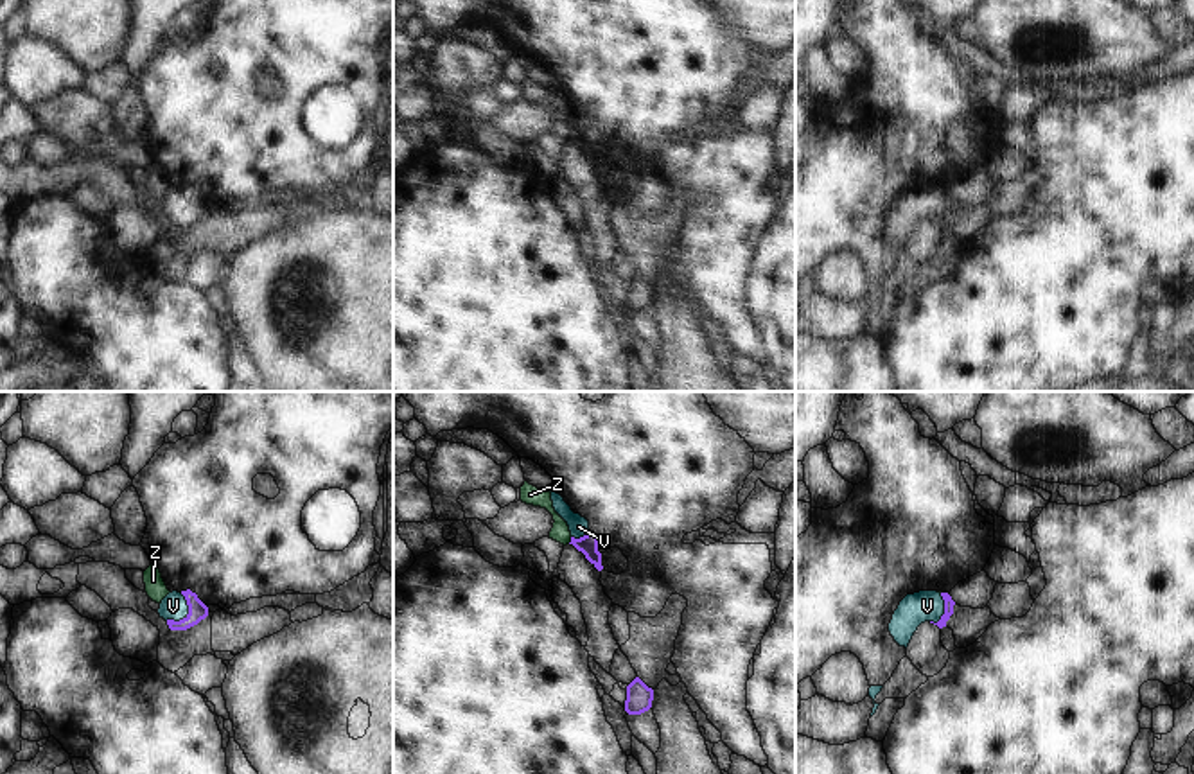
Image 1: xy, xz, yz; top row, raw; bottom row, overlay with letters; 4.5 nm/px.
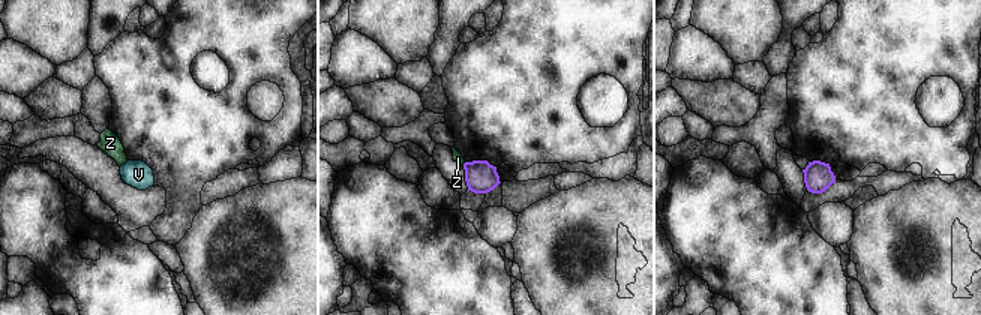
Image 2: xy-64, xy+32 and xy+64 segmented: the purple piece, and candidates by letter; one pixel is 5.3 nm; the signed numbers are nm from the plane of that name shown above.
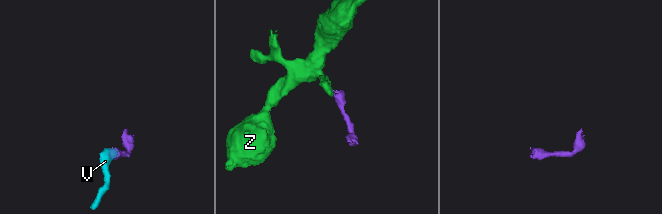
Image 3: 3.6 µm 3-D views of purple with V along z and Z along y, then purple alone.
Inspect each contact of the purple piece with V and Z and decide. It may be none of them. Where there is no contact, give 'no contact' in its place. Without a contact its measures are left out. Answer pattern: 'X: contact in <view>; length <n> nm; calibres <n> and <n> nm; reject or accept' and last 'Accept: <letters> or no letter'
V: contact in xy; length 150 nm; calibres 90 and 110 nm; accept
Z: contact in xz; length 40 nm; calibres 90 and 80 nm; reject
Accept: V

